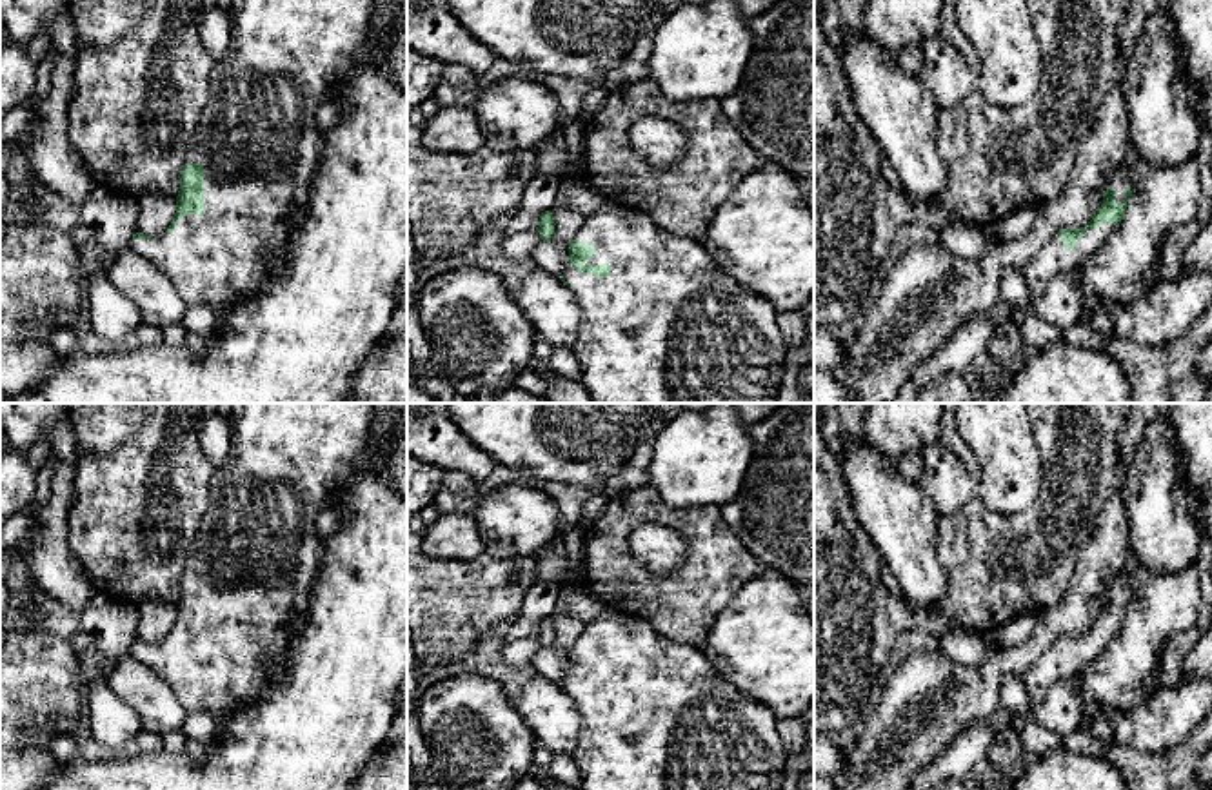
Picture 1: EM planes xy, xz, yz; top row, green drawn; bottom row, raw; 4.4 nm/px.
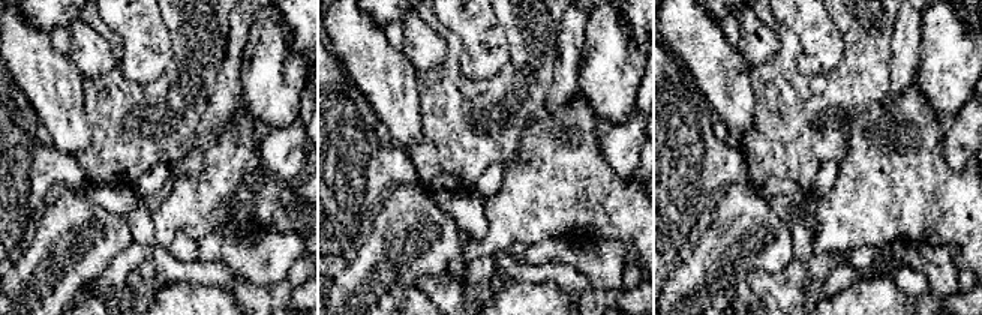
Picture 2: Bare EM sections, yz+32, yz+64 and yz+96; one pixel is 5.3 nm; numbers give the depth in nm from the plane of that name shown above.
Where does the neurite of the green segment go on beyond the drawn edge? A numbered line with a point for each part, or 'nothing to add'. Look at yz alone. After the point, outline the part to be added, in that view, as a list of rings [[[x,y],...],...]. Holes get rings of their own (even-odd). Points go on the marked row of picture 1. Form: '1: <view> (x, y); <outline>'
1: yz (1053, 260); [[[1114,222],[1087,229],[1070,251],[1063,247],[1059,234],[1052,236],[1023,269],[1028,298],[1041,296],[1050,280],[1068,276],[1072,267],[1079,269],[1107,242],[1114,229]]]

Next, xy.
1: xy (257, 138); [[[231,0],[227,11],[231,22],[229,49],[227,54],[216,62],[209,78],[209,98],[185,153],[185,163],[204,165],[204,214],[187,214],[180,218],[176,222],[176,229],[162,238],[129,242],[136,254],[151,262],[171,280],[174,291],[185,305],[205,305],[213,311],[224,312],[238,300],[254,296],[258,289],[278,271],[291,236],[287,216],[293,214],[296,205],[303,205],[320,163],[322,133],[316,127],[318,107],[334,98],[336,85],[353,69],[360,51],[365,47],[373,7],[374,0]]]

